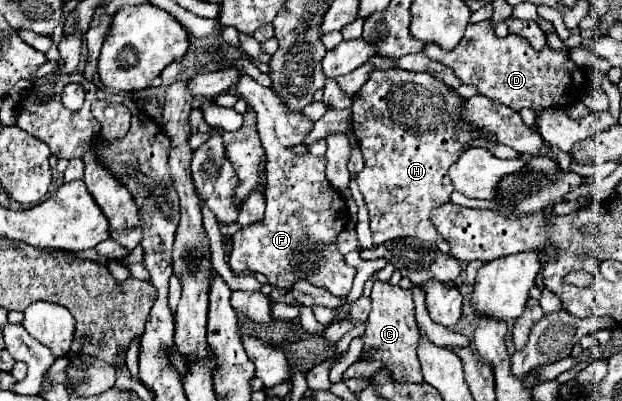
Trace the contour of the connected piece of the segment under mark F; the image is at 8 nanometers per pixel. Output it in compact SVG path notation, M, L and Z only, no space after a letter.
M241 75L235 91L257 113L257 129L267 153L267 211L263 223L239 229L233 235L231 269L263 273L273 287L291 289L293 283L305 279L337 297L347 297L357 269L349 267L337 251L337 237L349 223L345 199L325 179L325 157L313 157L311 153L295 155L291 151L295 145L305 145L313 121L303 113L289 111L273 89L259 85L249 75Z

